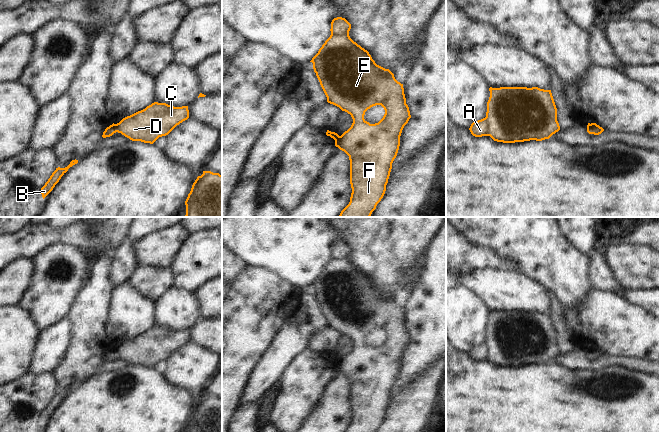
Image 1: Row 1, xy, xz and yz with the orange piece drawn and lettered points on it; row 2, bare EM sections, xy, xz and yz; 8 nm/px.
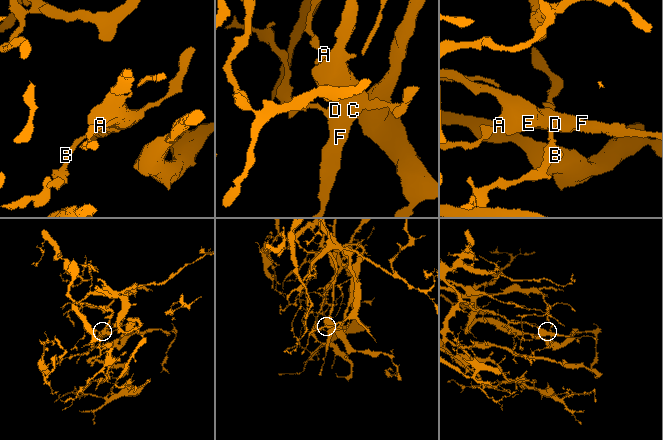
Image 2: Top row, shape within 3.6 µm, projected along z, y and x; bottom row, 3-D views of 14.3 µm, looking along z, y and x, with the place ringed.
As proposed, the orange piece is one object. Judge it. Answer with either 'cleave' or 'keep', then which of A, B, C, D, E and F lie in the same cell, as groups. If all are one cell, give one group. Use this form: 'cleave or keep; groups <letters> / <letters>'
keep; groups A B C D E F

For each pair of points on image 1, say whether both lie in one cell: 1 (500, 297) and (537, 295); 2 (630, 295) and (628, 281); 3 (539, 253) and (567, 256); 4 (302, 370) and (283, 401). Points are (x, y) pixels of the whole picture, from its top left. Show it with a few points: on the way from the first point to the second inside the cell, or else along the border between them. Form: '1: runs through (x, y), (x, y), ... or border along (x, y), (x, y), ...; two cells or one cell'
1: runs through (509, 295), (528, 295); one cell
2: border along (622, 287), (648, 289); two cells
3: runs through (546, 256), (560, 256); one cell
4: runs through (302, 378), (302, 382), (291, 393); one cell

